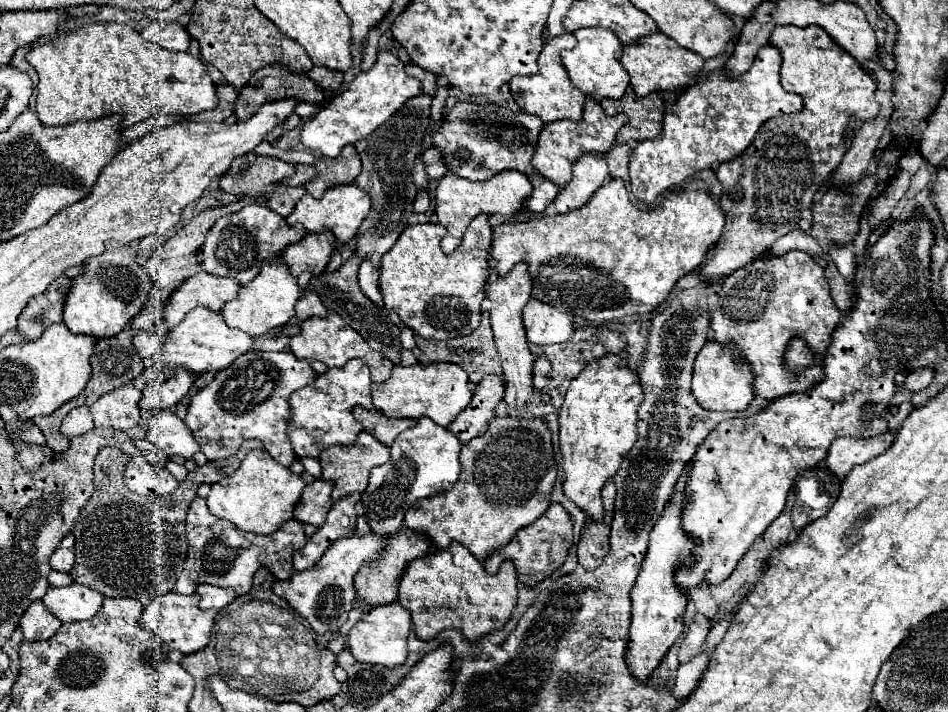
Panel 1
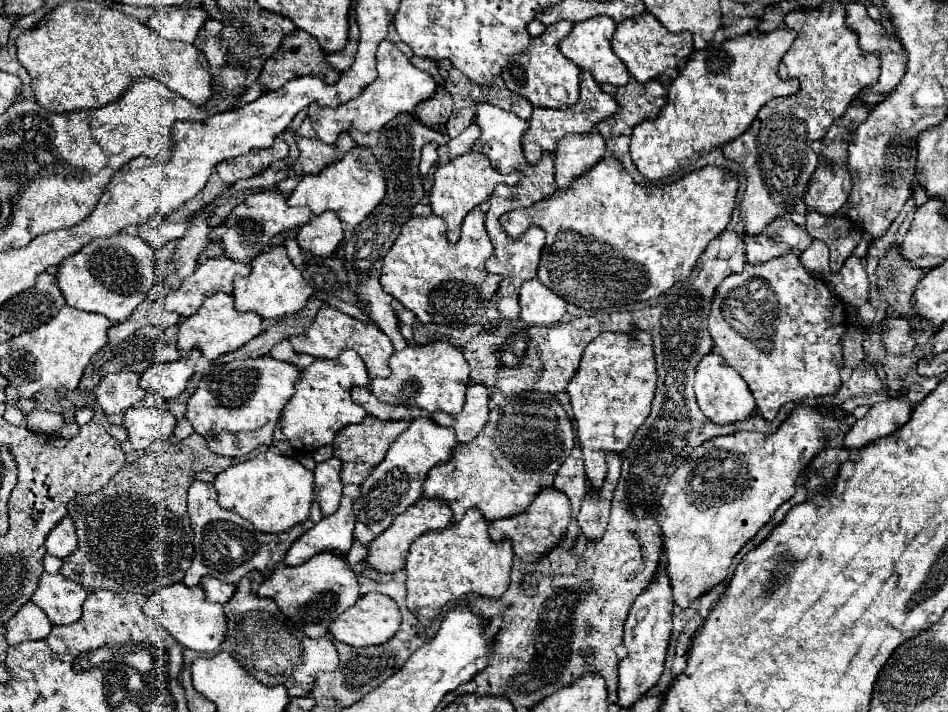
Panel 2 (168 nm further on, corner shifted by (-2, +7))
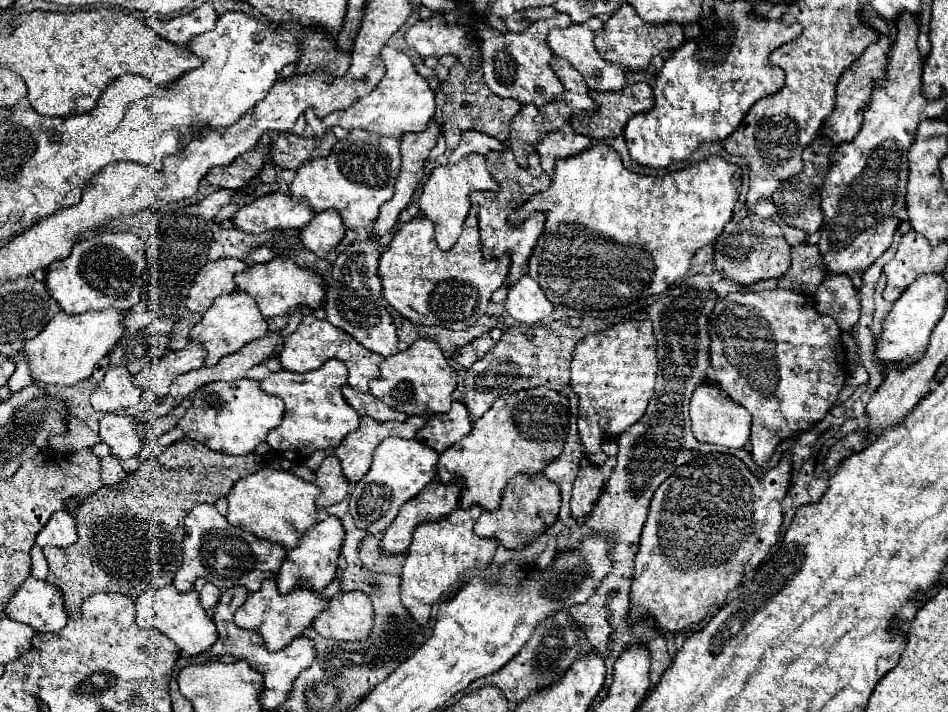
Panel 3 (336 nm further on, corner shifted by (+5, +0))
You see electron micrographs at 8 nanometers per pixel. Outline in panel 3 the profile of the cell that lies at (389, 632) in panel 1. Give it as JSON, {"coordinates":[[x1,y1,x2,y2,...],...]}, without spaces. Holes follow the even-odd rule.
{"coordinates":[[347,591,329,599,329,609,317,615,313,629,321,637,339,641,361,641,373,625,373,607,365,593]]}

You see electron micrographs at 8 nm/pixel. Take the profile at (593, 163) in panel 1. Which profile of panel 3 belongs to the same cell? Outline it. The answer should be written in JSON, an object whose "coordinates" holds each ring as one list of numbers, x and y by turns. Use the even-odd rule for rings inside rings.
{"coordinates":[[565,125,561,131,547,133,539,143,537,143,537,153,541,157,541,167,547,175,553,173,555,161,563,157,571,157,575,153,581,153,591,145,591,139,585,135,575,133,569,125]]}

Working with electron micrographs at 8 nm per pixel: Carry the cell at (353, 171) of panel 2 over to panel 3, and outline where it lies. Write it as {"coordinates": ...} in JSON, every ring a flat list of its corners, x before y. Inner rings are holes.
{"coordinates":[[353,129,337,143,339,145,331,155,305,161,297,169,291,183,291,195,295,199,309,201,315,211,337,209,347,229,369,227,377,219,379,207,393,197,393,187,401,169,401,141,395,137,381,137,377,133],[365,143,371,143,371,147,365,147]]}

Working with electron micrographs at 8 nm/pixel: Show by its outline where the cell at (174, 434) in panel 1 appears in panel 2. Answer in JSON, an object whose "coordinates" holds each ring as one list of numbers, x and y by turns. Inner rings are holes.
{"coordinates":[[128,408,124,412,124,426,128,440,136,450,144,450,156,440,170,440,174,436,176,418,170,410,160,408]]}

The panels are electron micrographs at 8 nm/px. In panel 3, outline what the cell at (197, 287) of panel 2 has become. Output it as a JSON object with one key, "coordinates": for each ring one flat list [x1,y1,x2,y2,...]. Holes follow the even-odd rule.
{"coordinates":[[235,257,219,259,201,267,187,297,187,311,205,313,217,297,233,293,237,289,235,275,245,269,247,263]]}

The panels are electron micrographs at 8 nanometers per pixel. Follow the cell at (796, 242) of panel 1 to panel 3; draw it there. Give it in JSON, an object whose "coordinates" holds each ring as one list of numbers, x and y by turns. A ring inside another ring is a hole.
{"coordinates":[[743,217,733,229,723,231,713,243,713,261,715,271,721,273,725,279,731,279,739,285,753,285,761,279,777,279,781,277,791,265,791,247,785,241,781,229,763,217]]}

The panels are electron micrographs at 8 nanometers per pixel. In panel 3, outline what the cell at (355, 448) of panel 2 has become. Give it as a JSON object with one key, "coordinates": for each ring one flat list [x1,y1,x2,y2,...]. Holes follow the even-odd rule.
{"coordinates":[[365,415,365,417,361,417,359,429,349,433,333,453,337,453,345,477,351,483,355,483,371,467,373,449,383,439,395,437,395,435,403,437,403,439,413,439,425,423,427,423,427,419,419,417,419,415,409,417,405,423,397,423,397,421,385,423,385,421,377,421,377,419]]}

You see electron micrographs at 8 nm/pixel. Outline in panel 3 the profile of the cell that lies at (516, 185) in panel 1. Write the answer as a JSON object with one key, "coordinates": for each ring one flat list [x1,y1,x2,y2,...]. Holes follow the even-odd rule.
{"coordinates":[[465,155,459,163,451,165,439,165,431,171,427,183,423,185,423,193,419,199,419,207,425,213,425,217,429,217,435,225,435,233,437,233,437,245,443,251,449,251,453,247,453,243,459,239,461,235,461,227,463,221,467,217,467,211,471,207,469,203,469,193,475,189,493,189,497,191,499,185,497,181,493,181,487,165,485,165,485,155]]}

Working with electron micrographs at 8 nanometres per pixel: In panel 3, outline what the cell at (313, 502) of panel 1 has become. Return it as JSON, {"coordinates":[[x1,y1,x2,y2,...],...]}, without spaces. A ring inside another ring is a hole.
{"coordinates":[[327,455,315,475,317,475,315,483,321,487,321,495,317,499,319,509,335,505,349,495,349,491,347,491,349,481,345,479,345,475,341,471,341,463,337,461,335,455]]}

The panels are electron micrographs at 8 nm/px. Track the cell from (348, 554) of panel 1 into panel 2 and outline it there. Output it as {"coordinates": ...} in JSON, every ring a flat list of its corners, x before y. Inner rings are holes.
{"coordinates":[[330,550,312,556,300,566,288,566,280,562,274,574,262,582,258,594,274,598,284,616,294,624,294,628,302,630,310,638,328,636,328,626,360,598,358,578,348,560,340,558,340,554,332,554]]}

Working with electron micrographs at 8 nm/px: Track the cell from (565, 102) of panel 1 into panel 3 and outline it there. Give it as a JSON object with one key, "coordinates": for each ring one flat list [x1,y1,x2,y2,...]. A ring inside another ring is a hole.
{"coordinates":[[557,13,555,17,549,17,545,21,535,21,529,25,523,33,499,33,489,23,481,21,477,25,477,43,481,45,481,53,485,57,483,61,483,77,489,89,499,97,511,97,519,101,521,105,533,103,533,105,545,105,553,101,557,95,561,95,563,85,555,77,553,69,549,67,549,57,553,57,553,51,547,45,547,35,551,29,561,27,565,29,571,23,569,15]]}

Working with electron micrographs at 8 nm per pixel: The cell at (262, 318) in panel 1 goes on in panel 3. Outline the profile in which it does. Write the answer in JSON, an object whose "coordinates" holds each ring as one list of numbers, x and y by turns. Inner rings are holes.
{"coordinates":[[275,257,269,263,255,263,249,269,245,269,243,273,239,273,235,279,237,279,237,287,255,299,259,311,267,319,277,317,277,315,287,315,289,311,293,311,299,305,319,309,323,305,325,293,327,293,325,279,319,273,313,273,311,269,301,269,291,259,281,259,281,257]]}

